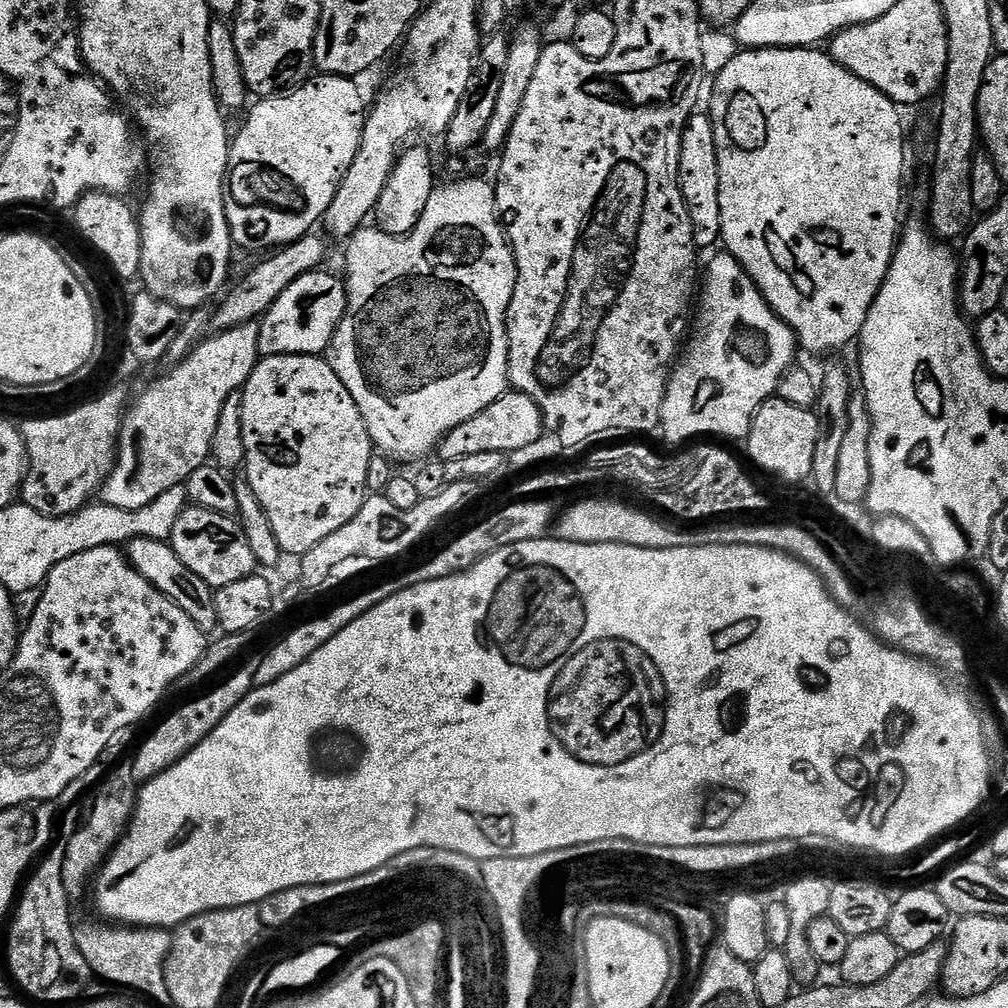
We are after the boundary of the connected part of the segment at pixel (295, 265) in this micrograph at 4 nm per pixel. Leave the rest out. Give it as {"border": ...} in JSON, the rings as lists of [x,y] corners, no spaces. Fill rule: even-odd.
{"border":[[[309,234],[303,236],[300,240],[295,240],[292,244],[285,244],[283,248],[273,251],[267,257],[269,260],[265,264],[258,265],[233,290],[232,297],[216,313],[211,313],[211,327],[216,332],[225,332],[243,324],[251,324],[259,321],[268,313],[270,306],[274,306],[274,302],[282,294],[282,290],[286,290],[286,286],[290,286],[290,282],[298,282],[298,278],[302,278],[302,274],[317,271],[323,265],[320,263],[328,256],[327,242],[329,243],[329,241],[323,235],[321,235],[322,237],[316,235]]]}

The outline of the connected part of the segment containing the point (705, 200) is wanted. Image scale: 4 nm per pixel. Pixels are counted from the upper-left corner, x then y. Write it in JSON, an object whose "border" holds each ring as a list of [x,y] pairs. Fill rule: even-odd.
{"border":[[[693,114],[682,134],[680,155],[680,189],[690,214],[690,226],[697,249],[712,248],[721,243],[722,206],[718,206],[718,154],[714,146],[711,115]]]}

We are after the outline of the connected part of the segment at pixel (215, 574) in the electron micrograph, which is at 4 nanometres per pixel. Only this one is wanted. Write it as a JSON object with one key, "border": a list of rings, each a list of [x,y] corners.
{"border":[[[189,506],[174,526],[170,545],[174,554],[178,554],[178,558],[182,558],[182,562],[186,562],[186,566],[213,590],[230,586],[230,582],[242,582],[242,578],[253,575],[258,568],[254,550],[250,550],[250,542],[246,542],[246,534],[239,523],[214,510]]]}

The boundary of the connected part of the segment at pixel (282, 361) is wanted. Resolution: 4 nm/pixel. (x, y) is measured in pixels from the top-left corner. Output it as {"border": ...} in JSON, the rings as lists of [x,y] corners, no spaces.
{"border":[[[265,356],[256,369],[250,374],[242,389],[242,438],[246,442],[246,454],[242,465],[242,472],[245,472],[246,482],[254,490],[262,510],[266,510],[266,518],[270,518],[270,526],[274,526],[274,538],[278,538],[278,546],[285,557],[293,556],[299,558],[304,556],[322,538],[330,538],[334,530],[342,530],[358,510],[362,510],[366,497],[369,495],[367,486],[367,474],[370,470],[370,462],[374,455],[374,445],[370,434],[366,430],[366,422],[354,402],[350,398],[350,390],[342,386],[342,378],[334,374],[331,363],[320,356]]]}

